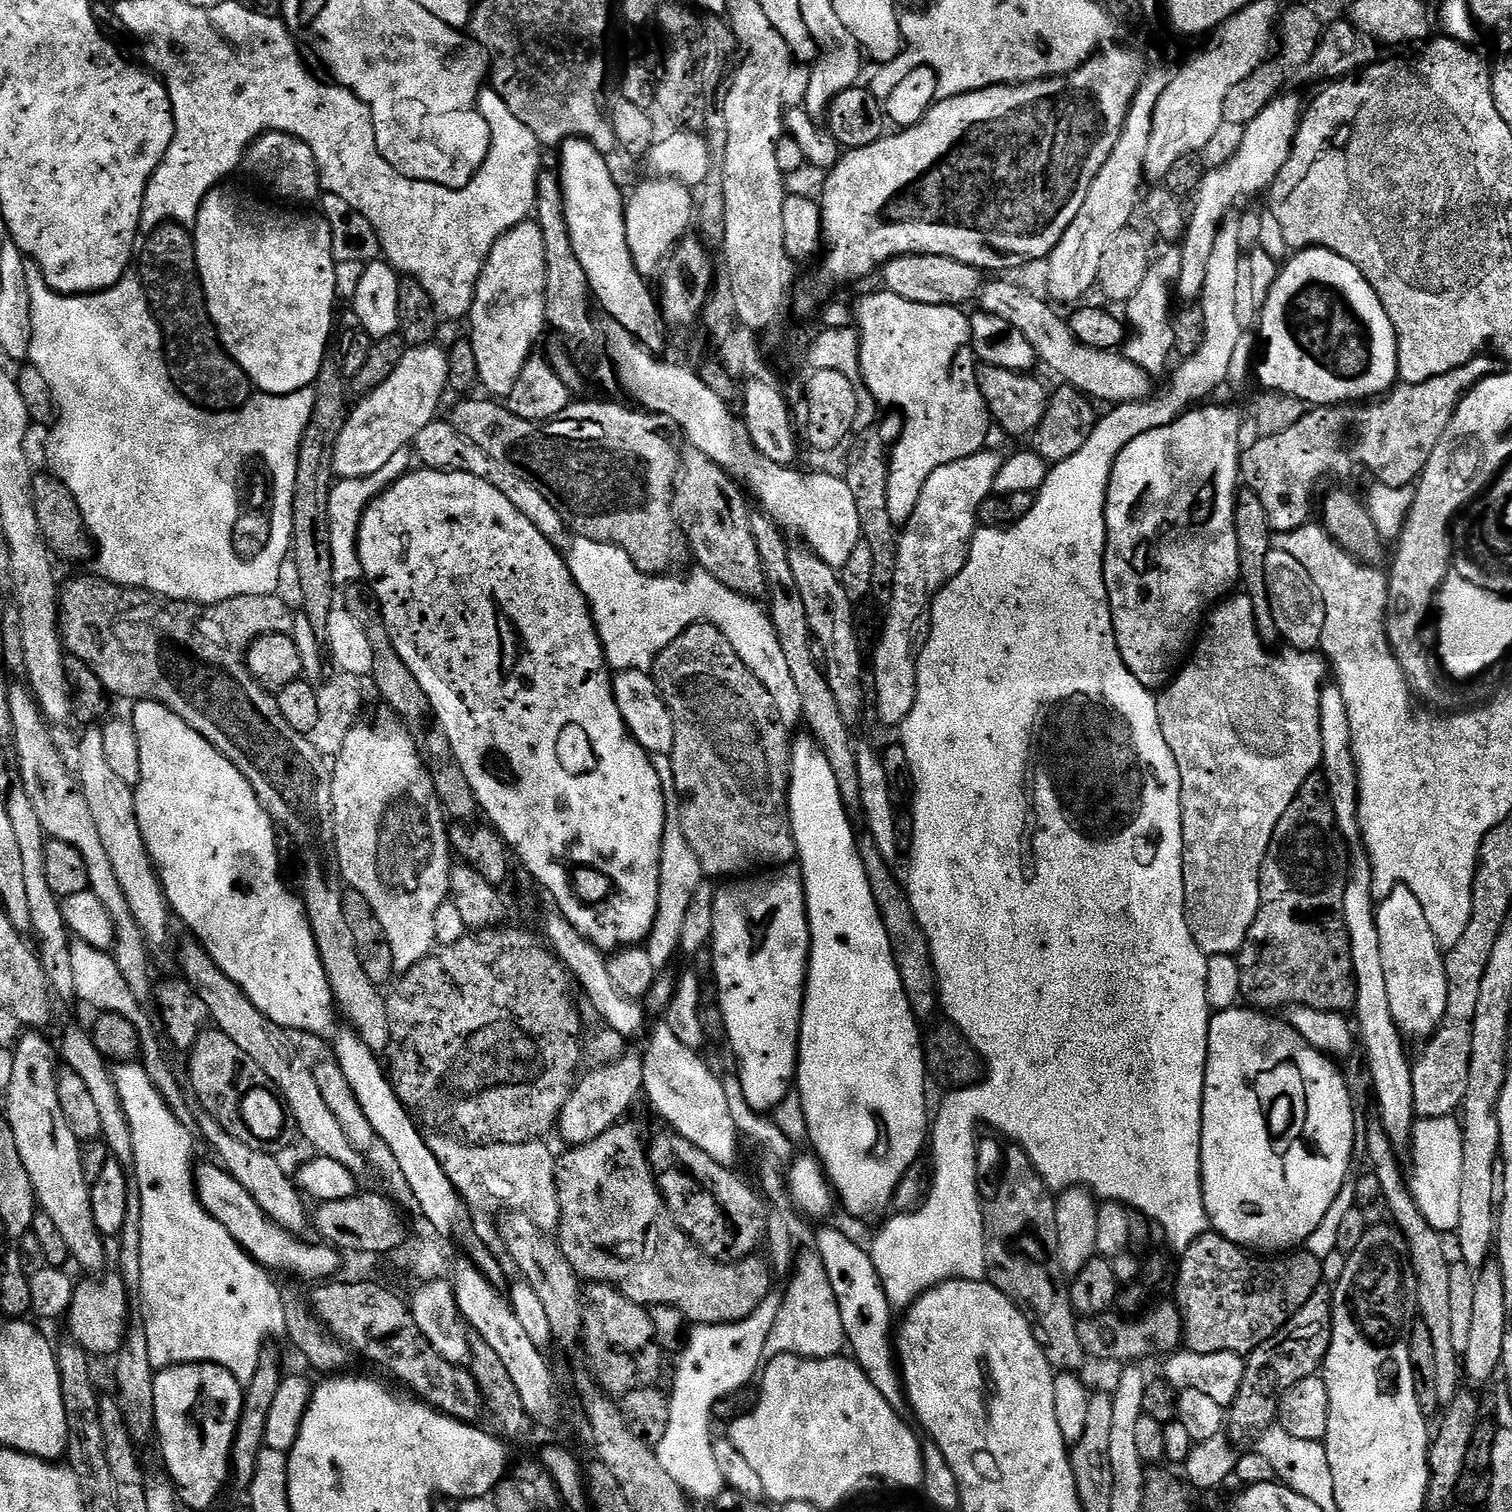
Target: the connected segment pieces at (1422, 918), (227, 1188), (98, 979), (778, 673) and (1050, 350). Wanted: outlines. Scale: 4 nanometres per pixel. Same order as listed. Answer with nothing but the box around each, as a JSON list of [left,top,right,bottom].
[[1376,886,1448,1041],[195,1162,341,1282],[69,939,192,1125],[566,536,802,726],[978,278,1149,406]]

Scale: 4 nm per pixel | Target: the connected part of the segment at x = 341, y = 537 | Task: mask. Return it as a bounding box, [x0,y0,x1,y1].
[328,447,414,586]

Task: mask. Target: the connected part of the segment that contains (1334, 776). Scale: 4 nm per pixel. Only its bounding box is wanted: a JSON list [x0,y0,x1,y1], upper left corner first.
[1320,686,1360,841]

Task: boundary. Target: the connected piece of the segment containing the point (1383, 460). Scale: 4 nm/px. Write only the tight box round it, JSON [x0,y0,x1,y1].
[1240,356,1505,533]

